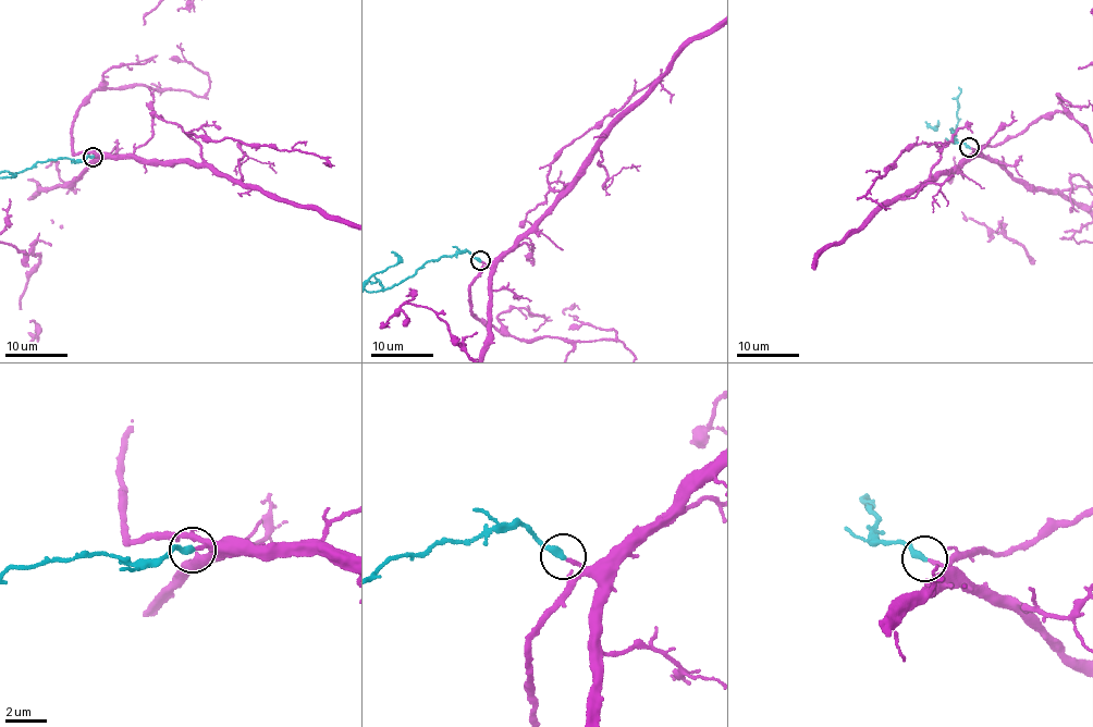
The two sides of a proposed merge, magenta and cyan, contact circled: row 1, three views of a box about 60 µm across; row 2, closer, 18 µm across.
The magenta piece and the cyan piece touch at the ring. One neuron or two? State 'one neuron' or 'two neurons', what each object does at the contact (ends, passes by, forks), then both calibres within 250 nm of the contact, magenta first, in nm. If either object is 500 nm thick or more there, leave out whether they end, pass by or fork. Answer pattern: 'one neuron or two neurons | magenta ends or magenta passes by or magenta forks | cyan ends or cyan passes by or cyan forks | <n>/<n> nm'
one neuron | magenta ends | cyan ends | 180/360 nm

